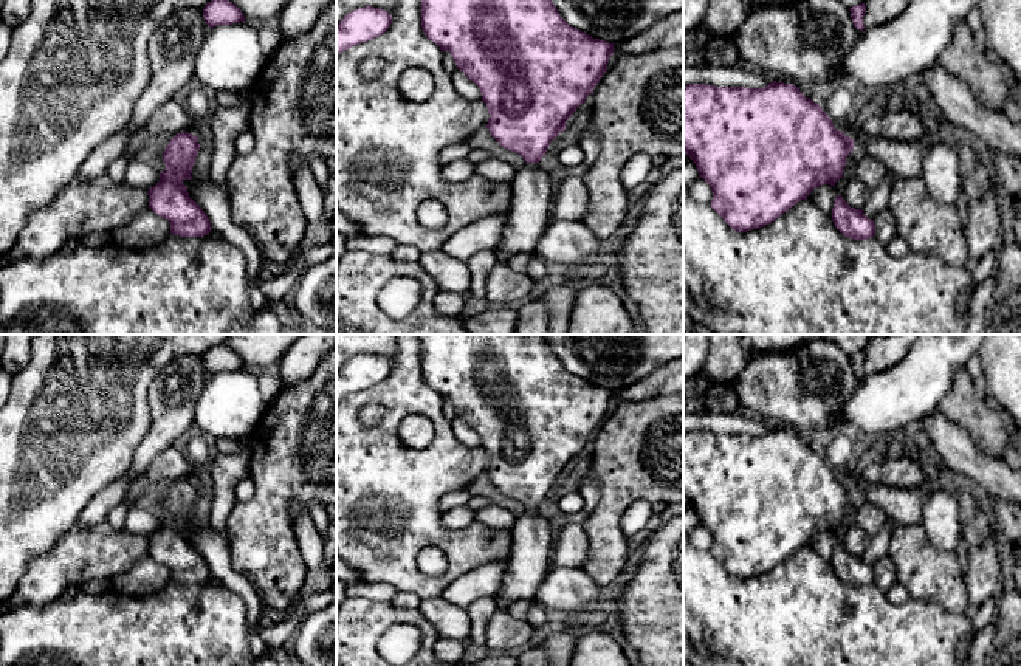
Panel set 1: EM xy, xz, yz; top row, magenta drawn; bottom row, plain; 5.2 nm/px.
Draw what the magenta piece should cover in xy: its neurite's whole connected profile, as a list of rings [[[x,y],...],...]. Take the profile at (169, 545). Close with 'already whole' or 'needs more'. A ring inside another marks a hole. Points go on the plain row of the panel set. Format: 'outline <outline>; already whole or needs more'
outline [[[177,480],[163,499],[166,517],[160,528],[147,537],[149,556],[170,570],[170,581],[180,584],[203,584],[211,579],[205,558],[189,544],[183,528],[191,527],[200,491],[195,482]]]; already whole

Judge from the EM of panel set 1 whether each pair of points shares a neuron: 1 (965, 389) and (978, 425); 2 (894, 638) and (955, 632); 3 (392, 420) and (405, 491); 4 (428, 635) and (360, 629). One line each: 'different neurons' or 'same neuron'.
1: same neuron
2: same neuron
3: same neuron
4: same neuron

